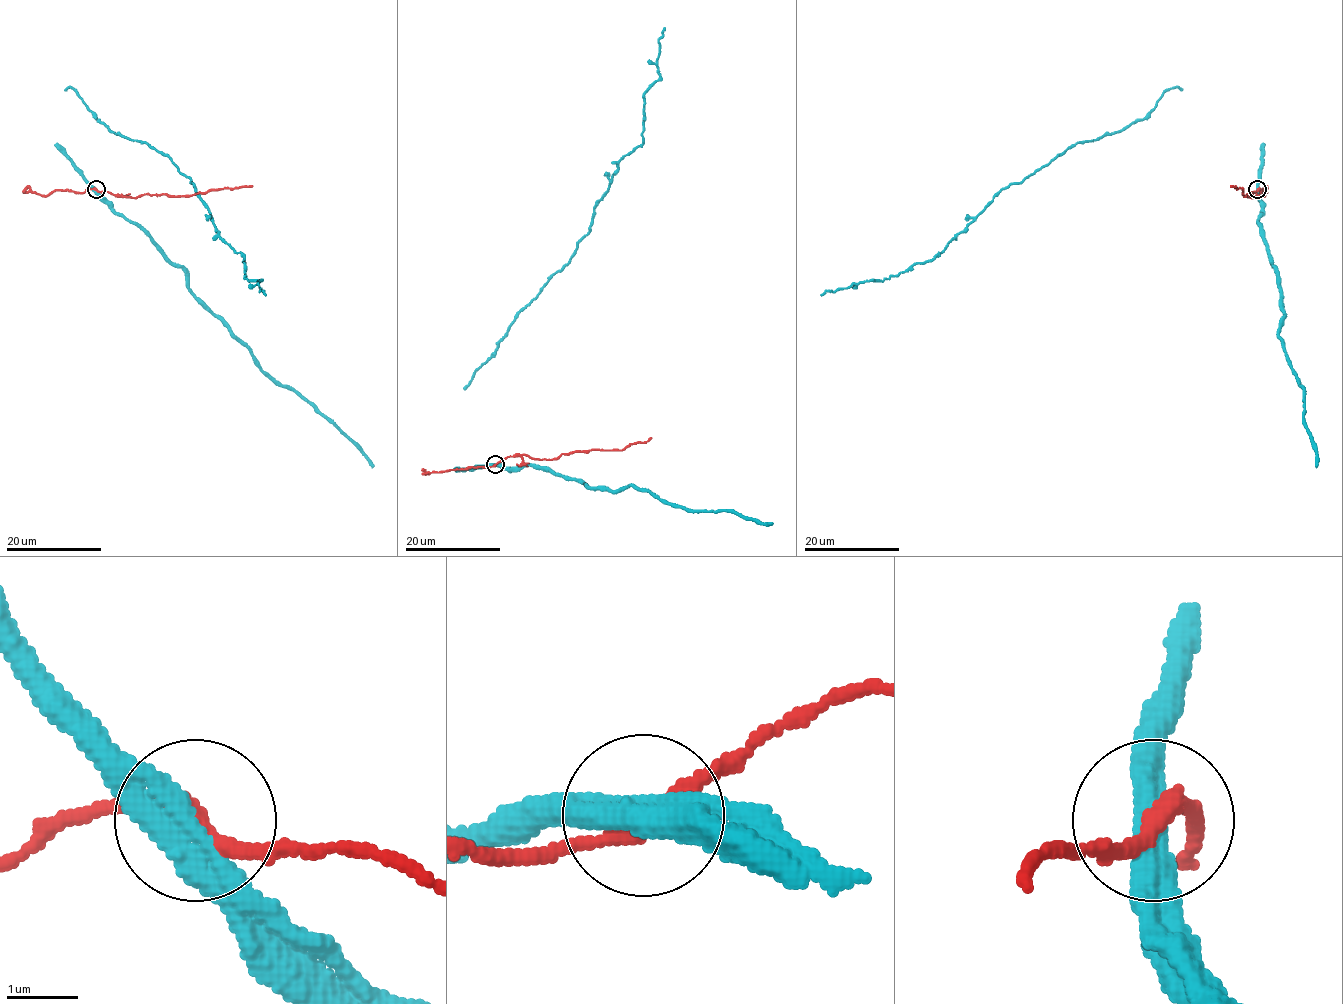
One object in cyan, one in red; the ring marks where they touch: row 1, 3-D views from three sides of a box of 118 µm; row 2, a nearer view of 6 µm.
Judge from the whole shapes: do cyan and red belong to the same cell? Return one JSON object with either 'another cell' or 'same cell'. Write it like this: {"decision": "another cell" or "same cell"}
{"decision": "another cell"}

